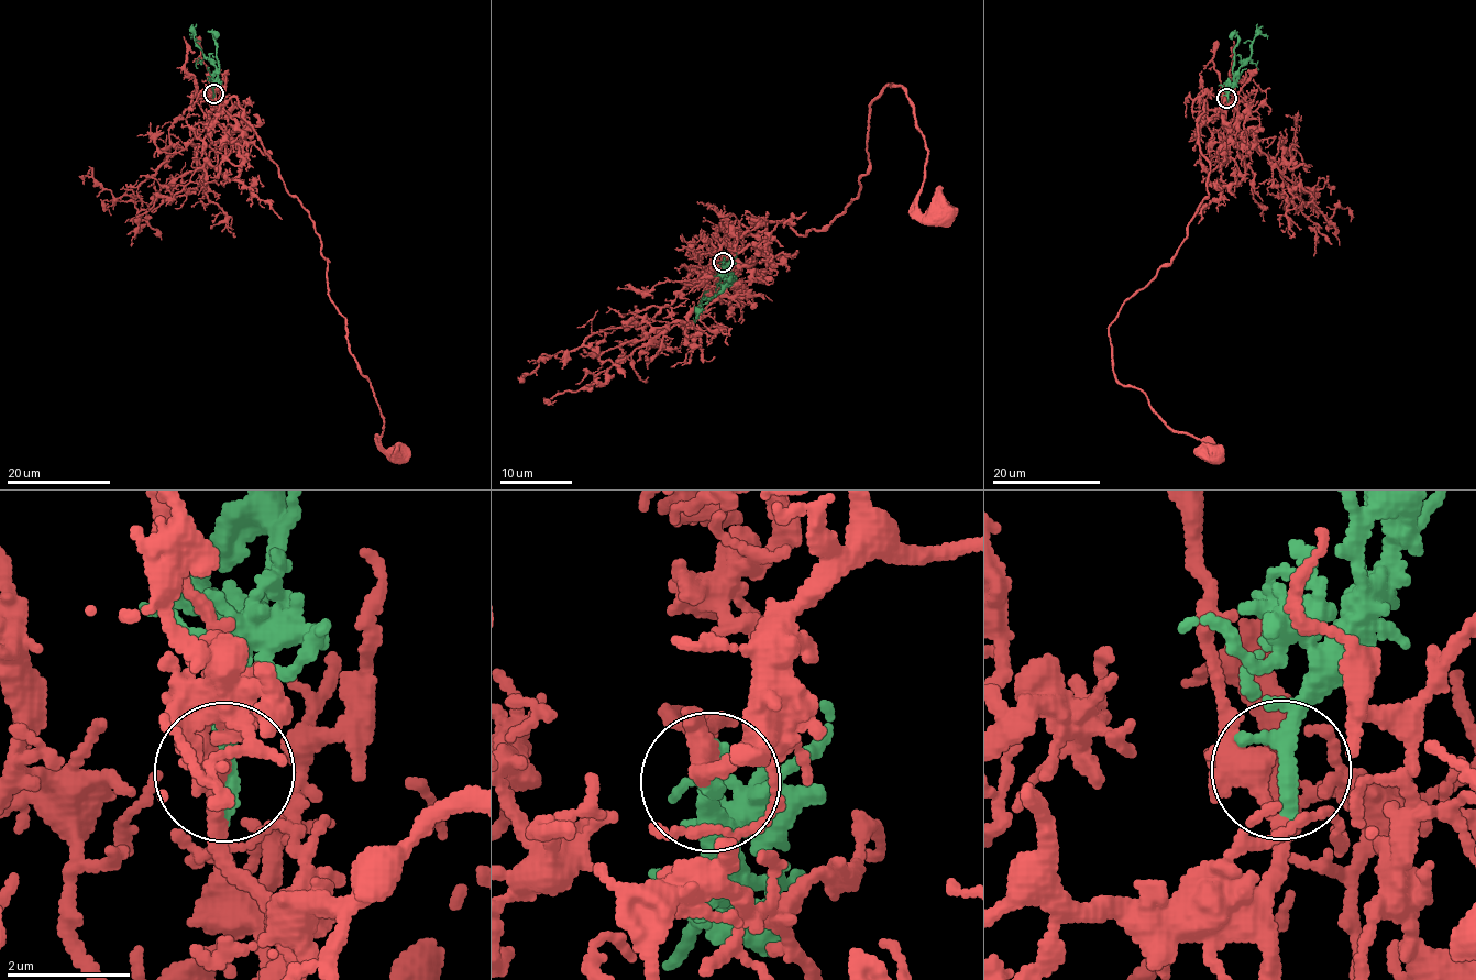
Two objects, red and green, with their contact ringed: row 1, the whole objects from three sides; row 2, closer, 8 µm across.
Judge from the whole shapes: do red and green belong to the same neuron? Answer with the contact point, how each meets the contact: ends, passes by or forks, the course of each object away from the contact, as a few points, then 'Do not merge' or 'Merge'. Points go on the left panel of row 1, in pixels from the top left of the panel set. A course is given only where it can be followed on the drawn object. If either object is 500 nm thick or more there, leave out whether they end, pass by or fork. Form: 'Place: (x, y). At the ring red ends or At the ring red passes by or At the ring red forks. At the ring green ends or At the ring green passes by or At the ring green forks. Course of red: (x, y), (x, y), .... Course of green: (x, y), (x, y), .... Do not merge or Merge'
Place: (213, 94). At the ring red passes by. At the ring green passes by. Course of red: (212, 94), (218, 105), (237, 99), (314, 222), (328, 295), (383, 418), (381, 444), (398, 454). Course of green: (212, 94), (218, 69), (195, 42), (193, 25). Merge

